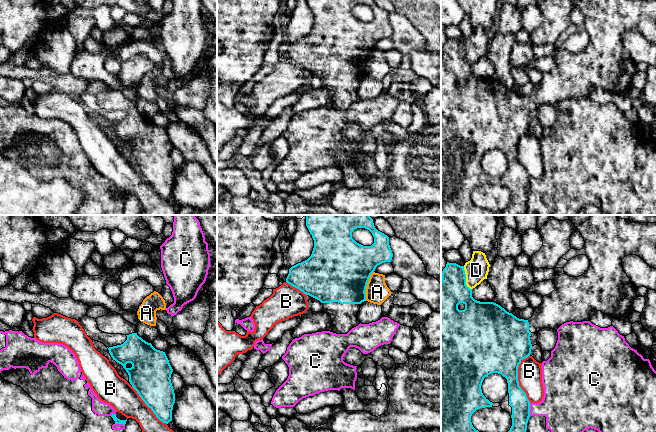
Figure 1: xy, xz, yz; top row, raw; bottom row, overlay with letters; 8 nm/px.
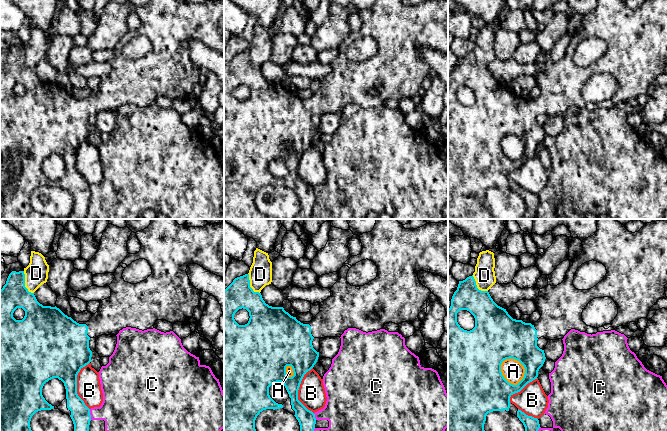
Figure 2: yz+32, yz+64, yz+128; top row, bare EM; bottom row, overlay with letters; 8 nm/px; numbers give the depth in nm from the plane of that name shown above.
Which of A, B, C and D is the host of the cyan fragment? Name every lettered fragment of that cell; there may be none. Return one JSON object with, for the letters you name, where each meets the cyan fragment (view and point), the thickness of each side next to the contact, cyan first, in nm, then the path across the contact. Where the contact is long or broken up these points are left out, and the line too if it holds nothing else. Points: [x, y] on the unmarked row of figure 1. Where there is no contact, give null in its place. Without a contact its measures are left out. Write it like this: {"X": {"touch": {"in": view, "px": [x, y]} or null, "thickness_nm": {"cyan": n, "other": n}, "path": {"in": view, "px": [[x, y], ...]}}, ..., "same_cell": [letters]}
{"same_cell": []}

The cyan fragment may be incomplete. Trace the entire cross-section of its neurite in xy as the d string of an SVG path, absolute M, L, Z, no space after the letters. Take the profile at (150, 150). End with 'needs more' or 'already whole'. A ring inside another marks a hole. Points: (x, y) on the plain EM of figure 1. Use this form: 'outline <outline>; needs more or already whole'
outline M116 88L98 93L96 98L104 109L127 112L123 120L109 123L109 129L126 146L130 160L145 180L168 200L172 197L175 169L170 155L173 145L165 128L139 113L136 102Z; needs more

